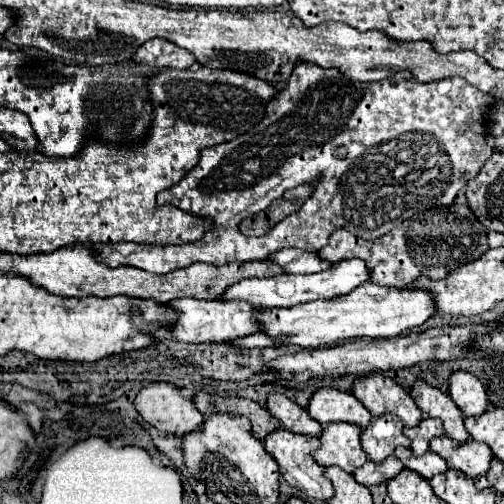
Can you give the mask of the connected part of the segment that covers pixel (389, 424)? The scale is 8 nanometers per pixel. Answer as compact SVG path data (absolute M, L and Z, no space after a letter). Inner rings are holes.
M384 414L378 418L374 416L360 436L362 448L368 458L372 462L382 462L392 456L398 446L410 448L410 438L402 434L402 428L404 424L396 414Z

